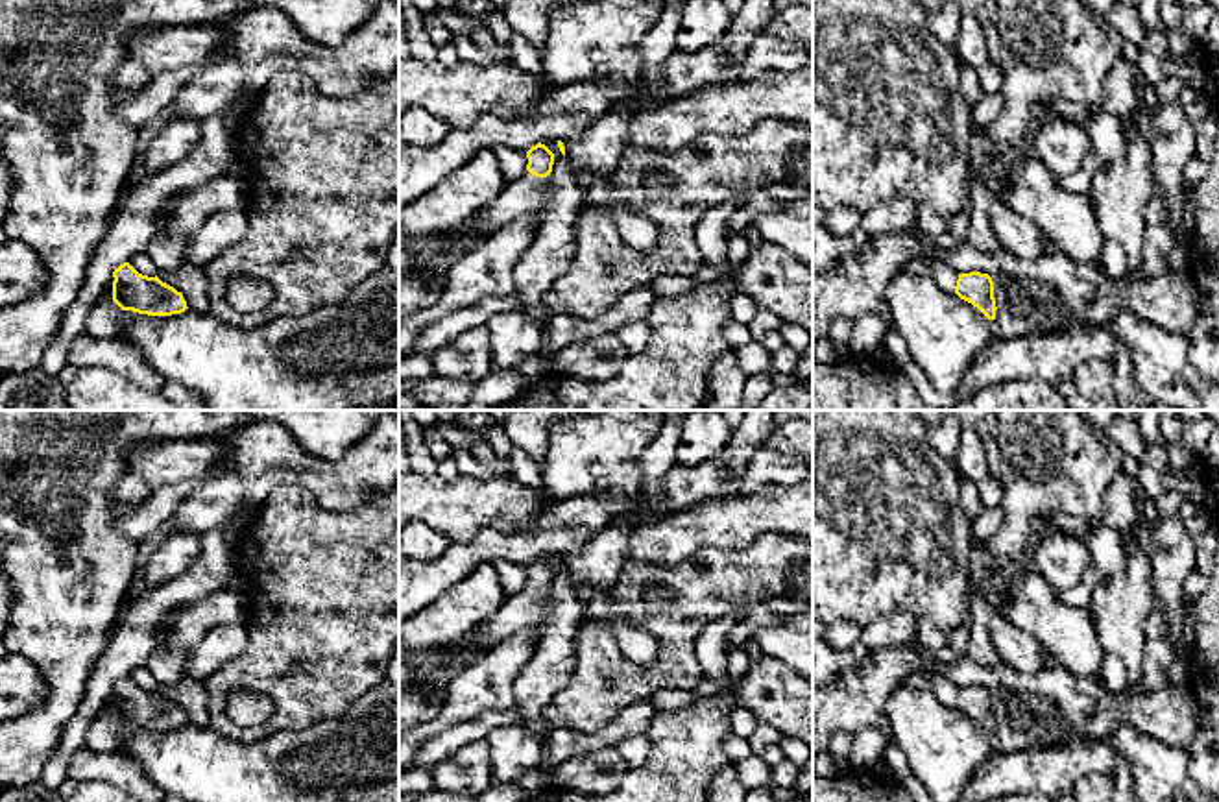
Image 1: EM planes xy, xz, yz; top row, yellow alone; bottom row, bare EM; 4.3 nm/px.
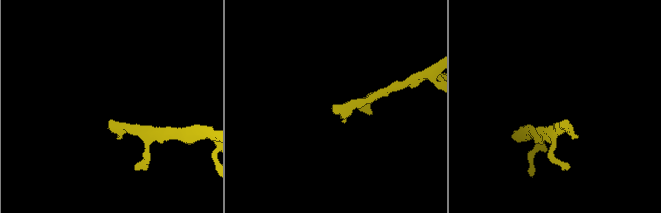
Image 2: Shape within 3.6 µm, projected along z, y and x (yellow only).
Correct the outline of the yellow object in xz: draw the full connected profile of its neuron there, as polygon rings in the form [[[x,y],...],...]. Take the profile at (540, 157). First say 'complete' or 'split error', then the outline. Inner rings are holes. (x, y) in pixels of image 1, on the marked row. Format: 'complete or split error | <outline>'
split error | [[[541,142],[526,152],[528,164],[523,176],[506,181],[501,196],[478,213],[451,242],[443,246],[447,264],[478,248],[497,229],[517,220],[528,220],[536,231],[547,216],[545,194],[554,187],[550,176],[554,153]]]

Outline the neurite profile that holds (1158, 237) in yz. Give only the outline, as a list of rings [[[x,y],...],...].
[[[1167,220],[1147,225],[1143,261],[1130,272],[1134,279],[1153,279],[1167,270],[1169,251],[1175,248],[1175,233]]]

